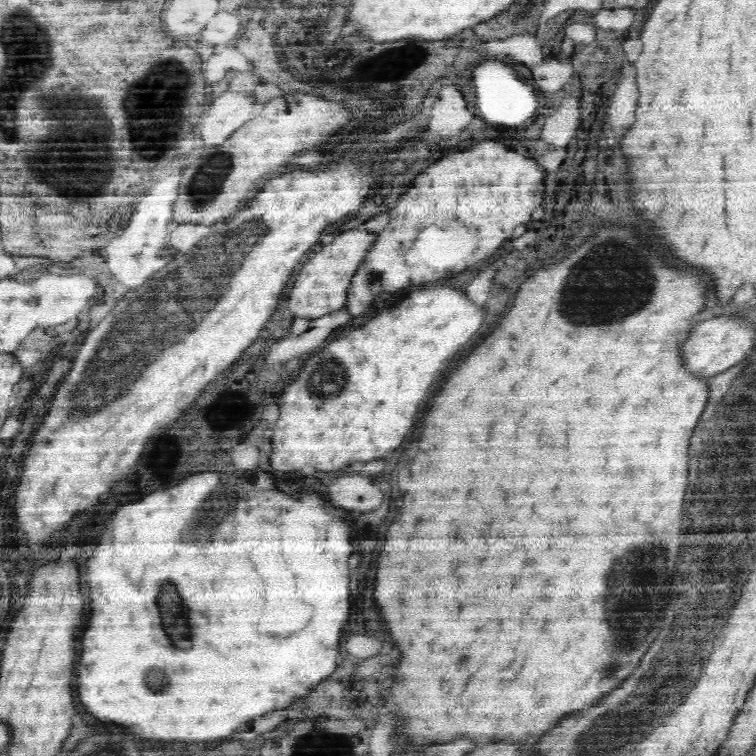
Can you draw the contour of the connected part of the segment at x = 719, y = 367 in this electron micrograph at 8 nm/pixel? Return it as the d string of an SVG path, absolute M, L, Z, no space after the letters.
M732 316L700 322L690 330L686 340L680 344L680 362L692 376L712 378L742 362L742 359L754 349L754 334L750 324L742 324Z

